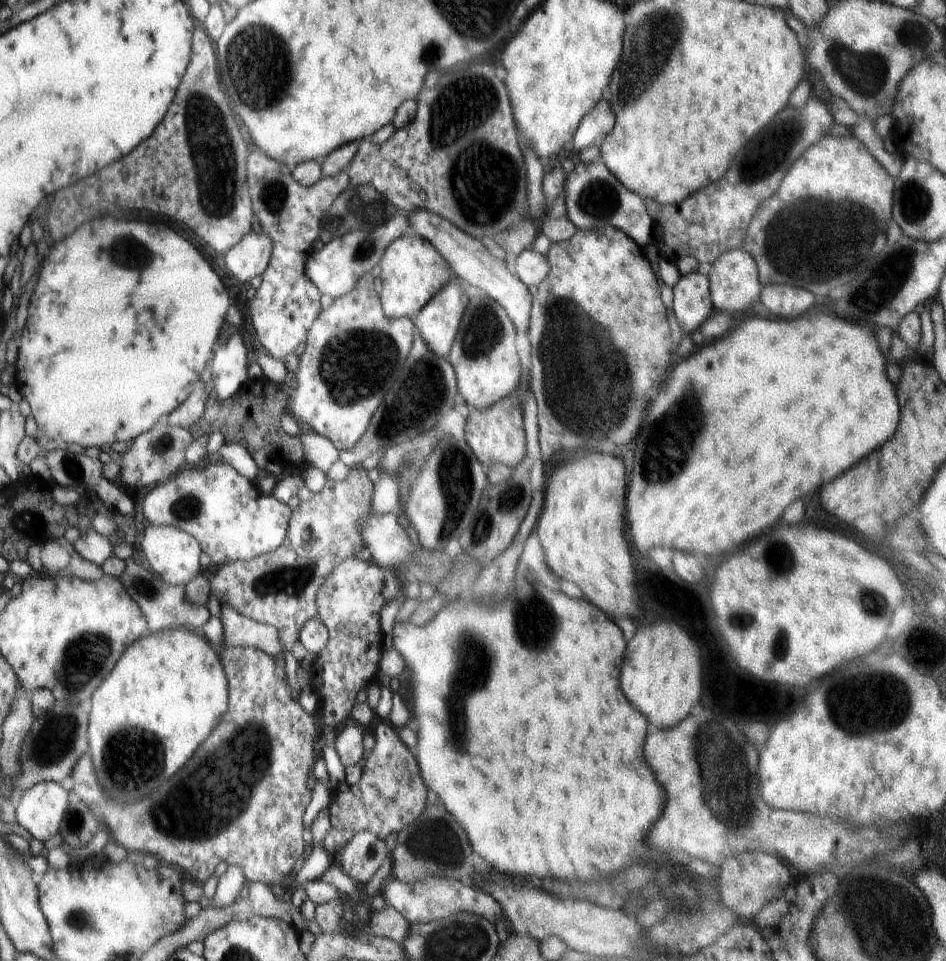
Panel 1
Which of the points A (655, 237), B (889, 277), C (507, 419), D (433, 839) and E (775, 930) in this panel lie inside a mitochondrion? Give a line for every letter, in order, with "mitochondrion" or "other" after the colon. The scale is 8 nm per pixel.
A: other
B: mitochondrion
C: other
D: mitochondrion
E: other

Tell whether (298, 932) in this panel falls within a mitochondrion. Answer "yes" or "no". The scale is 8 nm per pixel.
no

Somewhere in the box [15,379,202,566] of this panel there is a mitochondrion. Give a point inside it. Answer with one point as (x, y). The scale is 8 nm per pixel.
(73, 469)

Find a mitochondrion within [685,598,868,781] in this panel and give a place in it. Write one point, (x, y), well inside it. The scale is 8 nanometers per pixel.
(781, 645)

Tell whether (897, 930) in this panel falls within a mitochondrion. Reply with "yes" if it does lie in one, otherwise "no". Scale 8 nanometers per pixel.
yes

